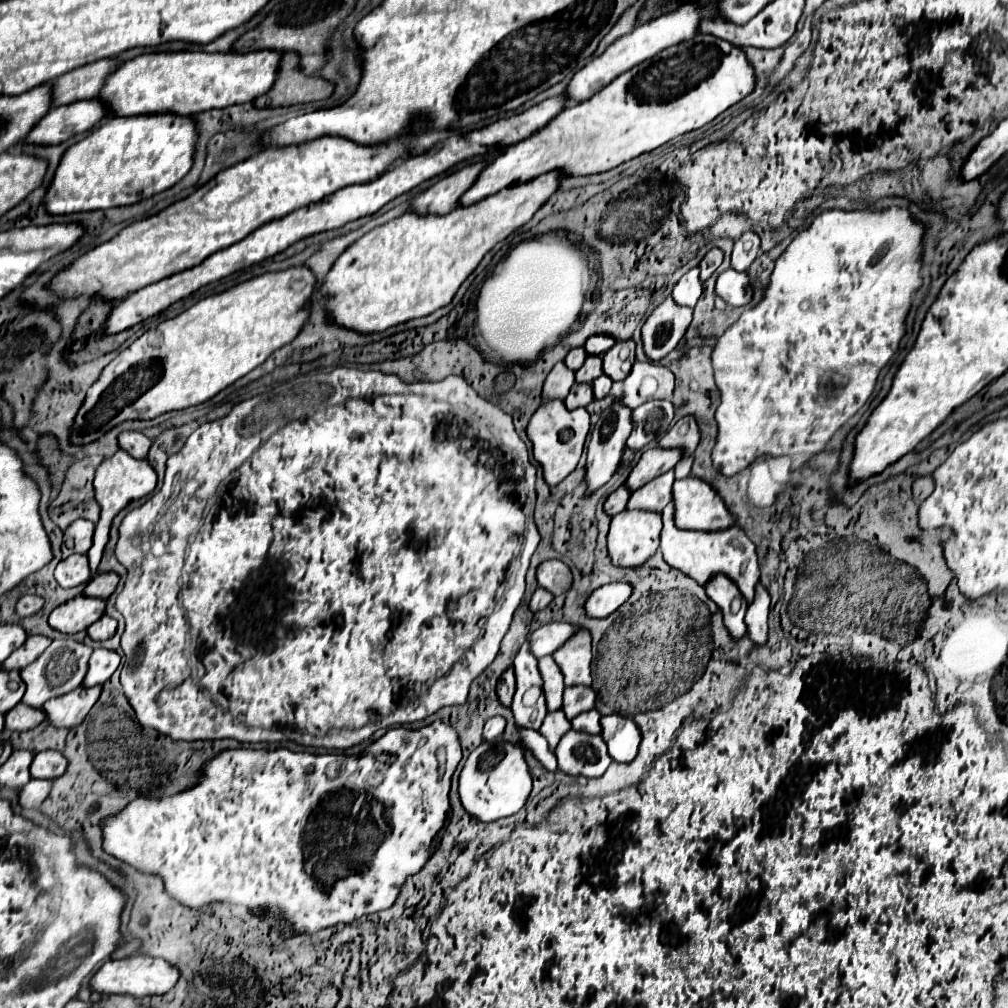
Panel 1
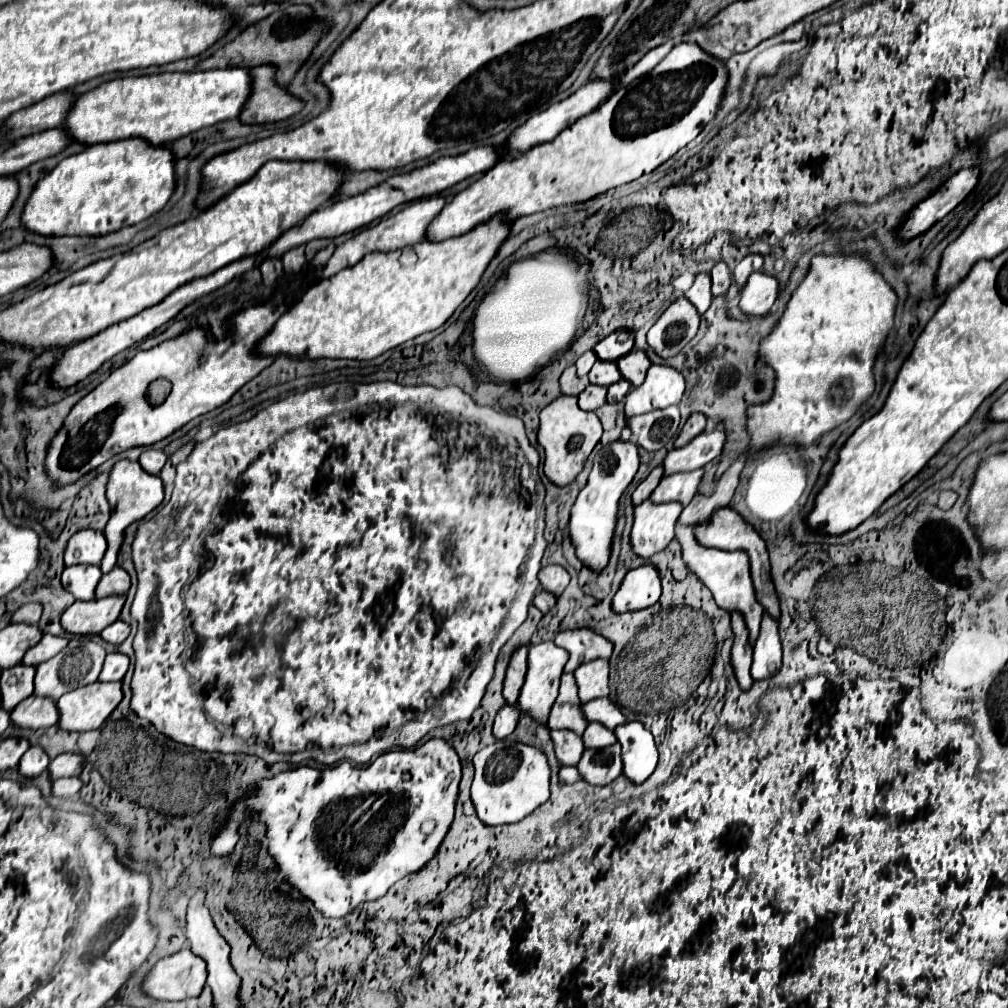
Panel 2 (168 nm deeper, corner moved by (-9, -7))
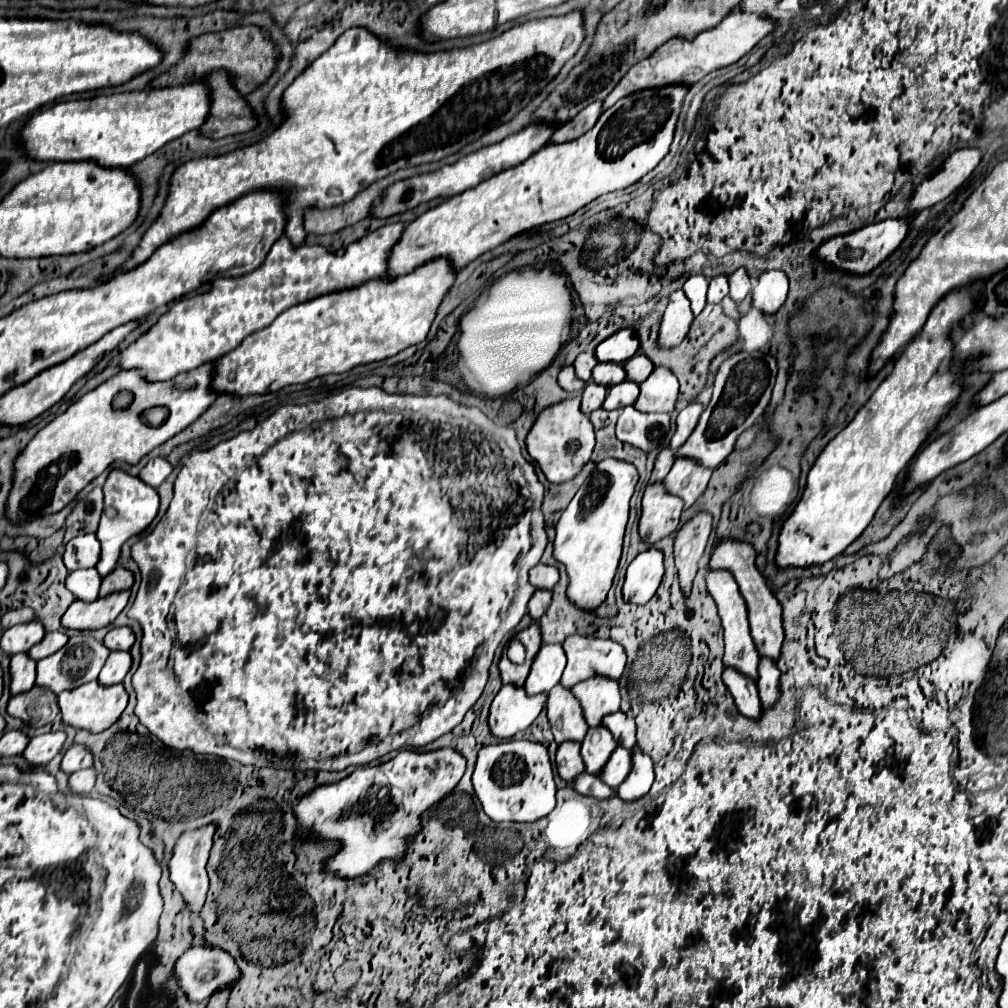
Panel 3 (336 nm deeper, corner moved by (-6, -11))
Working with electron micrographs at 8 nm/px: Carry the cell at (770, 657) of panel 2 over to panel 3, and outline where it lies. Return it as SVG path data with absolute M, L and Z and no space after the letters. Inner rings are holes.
M760 660L756 686L758 686L760 700L762 700L764 708L772 706L778 700L778 696L780 696L778 678L780 678L780 670L776 668L776 664L772 664L772 660Z

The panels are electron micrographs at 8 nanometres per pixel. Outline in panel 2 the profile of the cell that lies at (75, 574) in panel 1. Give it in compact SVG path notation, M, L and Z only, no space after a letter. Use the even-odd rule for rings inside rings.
M67 566L61 574L61 584L67 592L71 592L77 600L93 600L95 586L101 578L99 566Z

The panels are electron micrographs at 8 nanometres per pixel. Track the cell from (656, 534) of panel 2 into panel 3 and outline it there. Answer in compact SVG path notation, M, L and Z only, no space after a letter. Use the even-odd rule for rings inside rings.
M662 482L650 484L642 498L642 516L638 534L644 542L656 544L658 540L676 532L684 502L664 490Z

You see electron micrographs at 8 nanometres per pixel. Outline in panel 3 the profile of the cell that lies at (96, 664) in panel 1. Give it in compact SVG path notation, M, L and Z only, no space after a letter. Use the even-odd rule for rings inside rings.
M110 652L108 660L106 660L106 664L98 676L98 682L104 686L120 684L124 680L124 676L128 674L130 664L132 664L130 652Z

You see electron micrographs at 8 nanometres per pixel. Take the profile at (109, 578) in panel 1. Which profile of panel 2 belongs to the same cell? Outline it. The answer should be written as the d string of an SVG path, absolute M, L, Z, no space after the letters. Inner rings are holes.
M115 566L109 574L105 574L99 584L97 584L97 598L105 598L105 596L113 596L113 594L127 594L131 586L131 580L129 580L129 574Z

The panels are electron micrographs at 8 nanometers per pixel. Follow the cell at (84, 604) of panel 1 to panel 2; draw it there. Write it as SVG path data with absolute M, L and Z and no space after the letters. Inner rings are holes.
M107 596L91 602L77 600L63 612L61 626L69 634L99 634L119 618L123 604L125 596Z

